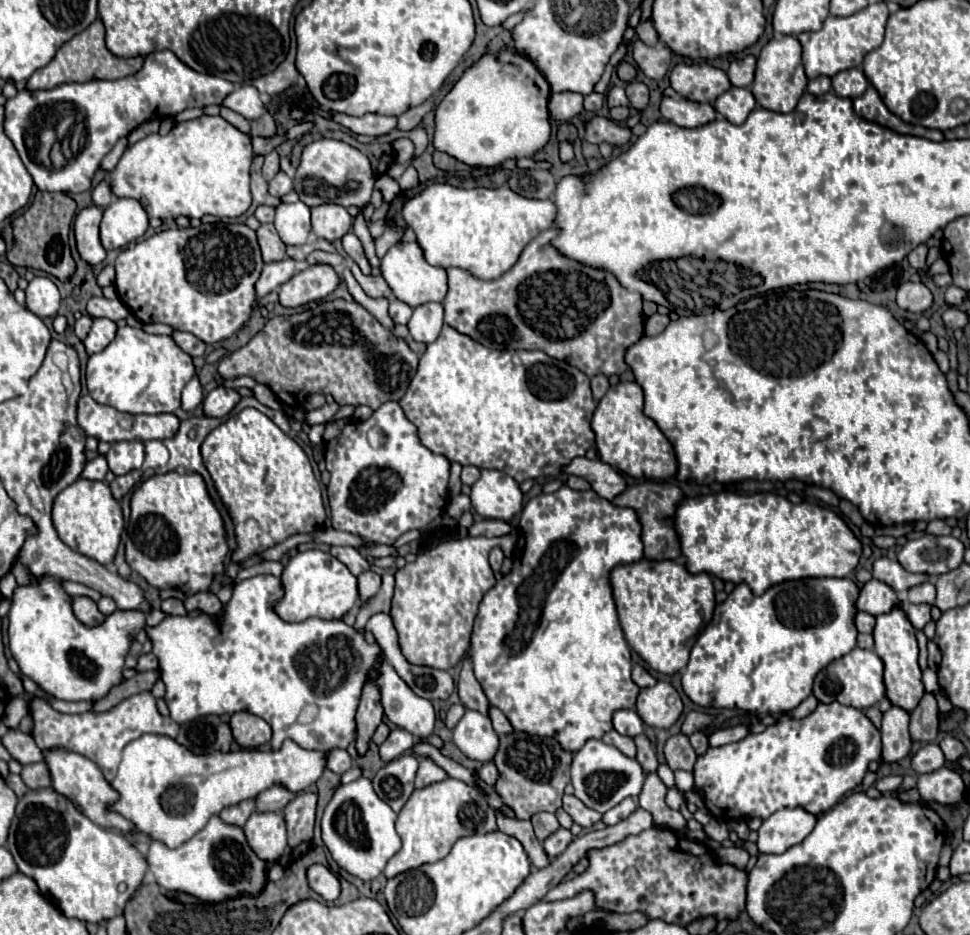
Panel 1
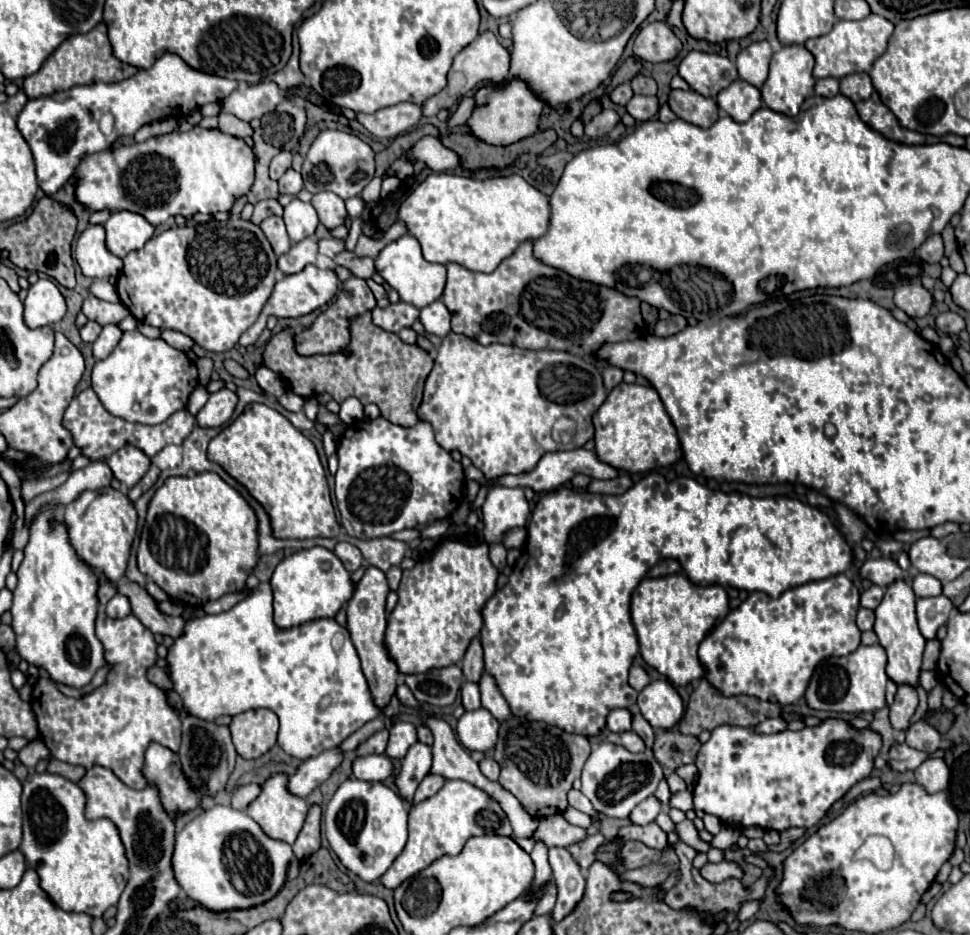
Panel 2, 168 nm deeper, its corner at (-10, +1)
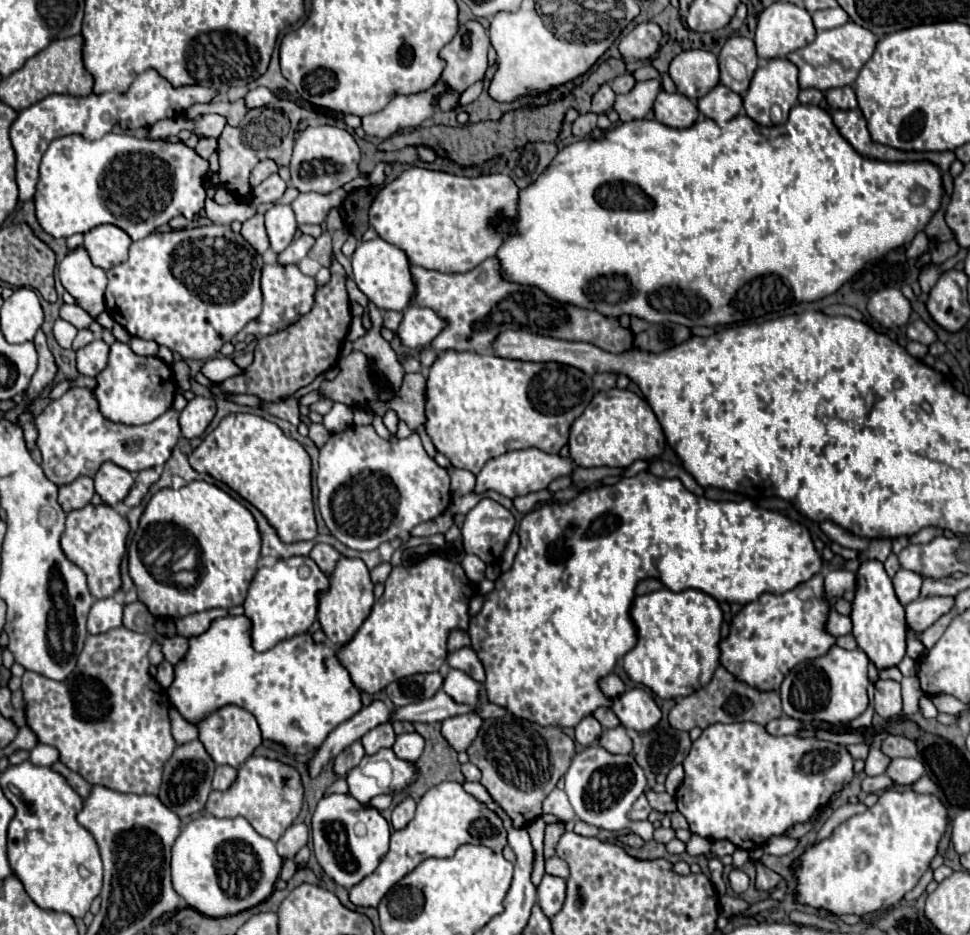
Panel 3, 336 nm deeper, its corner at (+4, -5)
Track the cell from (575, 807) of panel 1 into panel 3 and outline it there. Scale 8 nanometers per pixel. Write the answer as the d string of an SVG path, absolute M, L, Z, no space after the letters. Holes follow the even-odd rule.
M554 789L554 791L544 799L544 803L542 803L542 813L550 813L550 815L562 819L562 821L570 821L570 819L576 817L574 811L572 811L572 807L570 807L570 803L568 803L566 793L560 791L560 789Z

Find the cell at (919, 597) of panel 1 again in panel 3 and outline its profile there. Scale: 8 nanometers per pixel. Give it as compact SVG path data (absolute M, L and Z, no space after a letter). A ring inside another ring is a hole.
M900 569L900 571L892 577L896 595L898 595L898 599L900 599L902 605L908 605L908 603L912 603L912 601L918 599L922 581L924 581L922 575L918 575L916 571L906 571L906 569Z

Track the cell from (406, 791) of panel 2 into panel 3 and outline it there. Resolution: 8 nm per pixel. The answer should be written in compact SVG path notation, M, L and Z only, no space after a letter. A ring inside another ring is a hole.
M416 731L414 733L402 733L402 735L396 735L396 743L392 749L400 759L416 761L424 749L424 739Z

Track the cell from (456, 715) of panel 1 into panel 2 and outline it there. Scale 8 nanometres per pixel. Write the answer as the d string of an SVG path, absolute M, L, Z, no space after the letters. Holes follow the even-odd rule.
M464 683L460 689L460 697L462 697L462 705L466 711L474 711L480 709L480 689L478 683Z

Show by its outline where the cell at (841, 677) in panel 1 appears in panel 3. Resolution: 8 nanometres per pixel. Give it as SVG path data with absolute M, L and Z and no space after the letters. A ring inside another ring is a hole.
M832 645L830 651L822 657L808 659L804 663L798 663L790 673L784 677L780 685L782 695L782 709L788 717L812 723L812 721L824 721L824 723L848 723L856 717L860 717L870 699L868 699L868 657L862 649L842 649Z

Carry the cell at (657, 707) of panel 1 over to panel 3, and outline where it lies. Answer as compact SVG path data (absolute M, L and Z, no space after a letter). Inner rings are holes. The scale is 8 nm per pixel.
M630 689L612 699L612 711L624 727L634 731L650 731L662 717L658 705L646 689Z

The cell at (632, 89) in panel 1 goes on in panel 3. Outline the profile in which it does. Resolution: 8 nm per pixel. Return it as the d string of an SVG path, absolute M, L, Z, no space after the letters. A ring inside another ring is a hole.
M624 73L624 75L616 77L614 81L610 81L610 87L614 93L628 93L634 85L636 85L636 79L630 73Z

